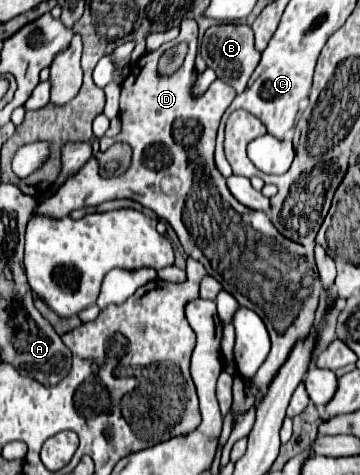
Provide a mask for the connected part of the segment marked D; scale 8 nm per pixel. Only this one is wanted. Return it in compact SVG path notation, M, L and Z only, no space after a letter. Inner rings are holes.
M184 18L182 20L182 28L176 40L172 40L172 44L176 42L188 42L188 56L182 64L182 70L178 70L174 76L168 78L158 78L158 76L138 76L138 78L126 78L122 82L122 98L120 98L120 118L122 118L122 132L116 138L100 138L100 150L108 150L114 142L126 142L132 148L132 162L128 166L128 170L120 176L104 176L100 172L100 164L98 160L88 160L86 166L82 166L78 170L78 176L72 176L70 180L66 180L64 188L58 188L58 192L46 200L38 204L38 212L40 214L48 214L48 216L68 216L68 212L76 210L76 208L84 208L84 206L98 206L106 200L114 200L114 198L132 198L136 202L140 202L142 206L154 210L160 218L168 220L170 226L176 230L184 252L188 256L192 256L194 260L202 262L208 268L208 274L212 278L216 278L226 292L232 292L232 296L238 300L240 306L246 306L254 312L258 312L258 316L262 316L268 332L270 332L270 340L272 340L272 350L268 354L268 358L264 360L264 364L260 366L260 370L254 374L254 378L250 378L250 382L254 382L254 388L258 388L258 398L256 404L262 400L270 380L274 380L278 368L282 366L284 360L288 360L292 348L296 346L298 340L304 340L314 324L314 314L318 308L318 272L316 272L316 264L314 264L314 256L312 256L312 268L310 268L310 258L304 246L286 240L268 220L268 216L264 212L256 212L256 210L246 210L242 204L238 204L234 200L234 196L228 192L226 188L226 180L220 176L220 172L214 166L214 142L216 142L216 130L220 124L222 114L226 112L226 108L232 104L236 92L234 88L230 88L228 84L224 84L222 80L216 80L212 86L200 94L194 96L192 88L196 82L196 68L194 68L194 60L198 54L198 26L196 20L192 18ZM176 120L194 120L200 126L200 134L196 140L184 142L190 128L180 130ZM154 148L162 148L160 152L152 152ZM164 178L178 178L180 180L180 192L184 194L184 198L180 198L180 192L176 194L166 194L162 190L162 180Z

